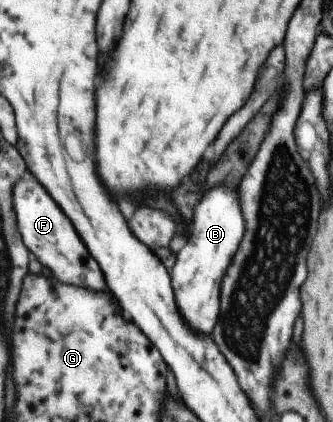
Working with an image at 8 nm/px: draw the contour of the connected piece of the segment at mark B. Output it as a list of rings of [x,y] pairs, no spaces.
[[[227,187],[211,189],[205,195],[205,199],[201,199],[201,203],[195,207],[189,245],[185,245],[179,251],[177,263],[171,271],[171,281],[181,315],[185,323],[197,333],[211,335],[219,319],[219,285],[225,275],[225,269],[231,263],[231,257],[239,249],[243,233],[245,233],[245,223],[235,191]]]

